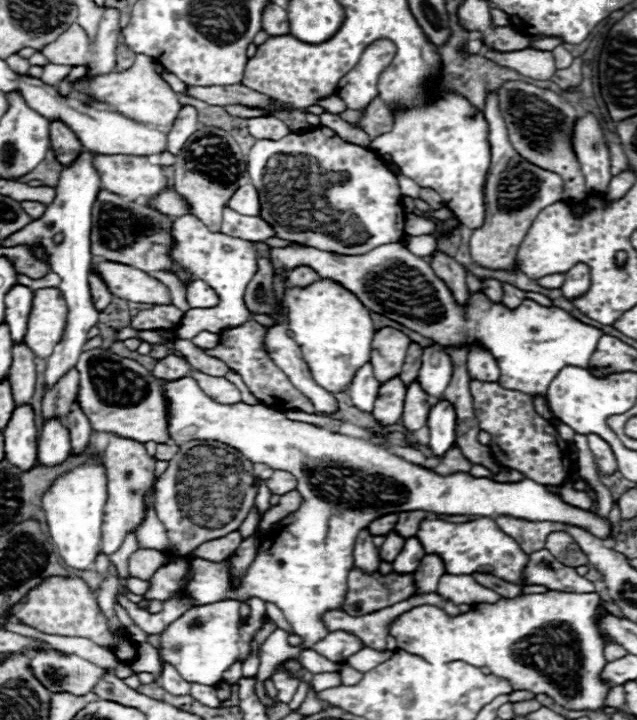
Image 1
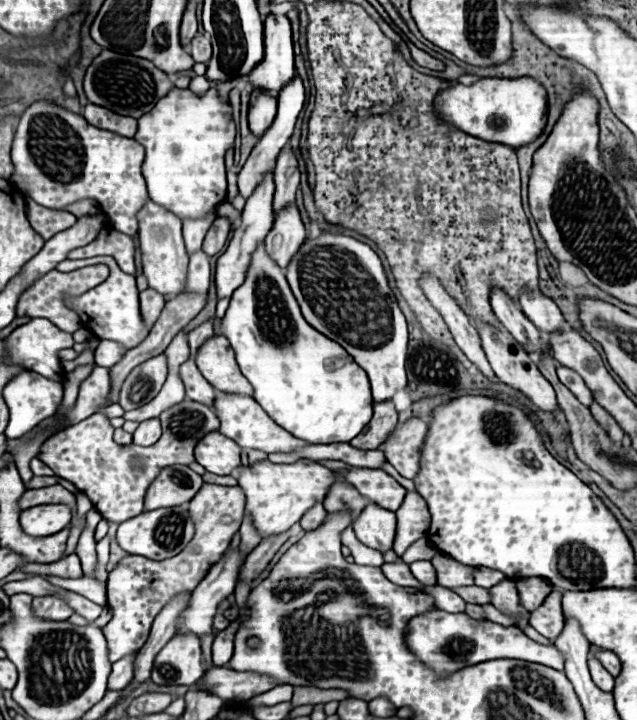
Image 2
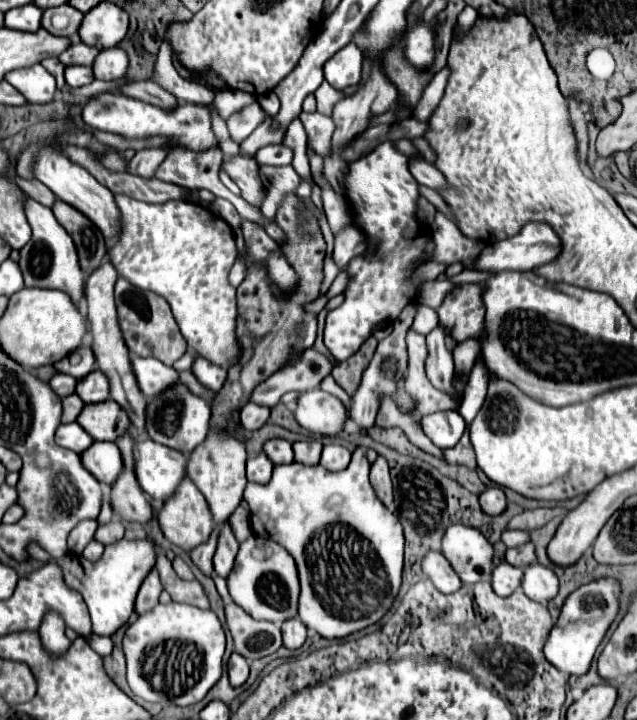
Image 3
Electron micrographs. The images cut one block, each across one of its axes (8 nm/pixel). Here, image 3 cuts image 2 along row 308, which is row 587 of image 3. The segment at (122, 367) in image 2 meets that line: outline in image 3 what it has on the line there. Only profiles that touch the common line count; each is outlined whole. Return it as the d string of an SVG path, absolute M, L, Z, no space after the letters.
M158 550L156 570L160 574L160 582L162 582L164 590L172 596L174 602L182 602L182 604L198 606L198 608L210 608L208 598L206 598L200 582L178 578L174 568L172 568L172 562L166 558L166 554L162 550Z

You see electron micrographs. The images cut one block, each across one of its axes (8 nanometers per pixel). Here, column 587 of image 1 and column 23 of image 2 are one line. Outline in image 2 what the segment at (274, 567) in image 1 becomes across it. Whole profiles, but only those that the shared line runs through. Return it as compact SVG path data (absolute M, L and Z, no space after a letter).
M40 504L20 512L20 524L30 536L50 536L66 528L72 512L64 504Z

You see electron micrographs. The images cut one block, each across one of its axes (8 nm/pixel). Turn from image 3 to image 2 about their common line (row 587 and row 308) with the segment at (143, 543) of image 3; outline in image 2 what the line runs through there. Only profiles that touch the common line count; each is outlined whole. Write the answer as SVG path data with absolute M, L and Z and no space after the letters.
M94 256L94 260L62 260L58 262L56 270L58 272L72 272L72 270L78 270L82 266L92 266L92 264L106 264L110 268L110 276L90 288L88 292L84 292L82 296L74 296L70 302L68 302L68 308L74 310L82 324L84 324L84 314L88 316L88 328L98 336L98 338L104 338L104 340L114 340L118 344L122 344L126 350L130 348L136 348L150 332L150 328L144 324L142 320L142 314L140 314L140 306L138 306L138 288L136 288L136 278L134 276L126 276L115 260L110 260L110 256Z

